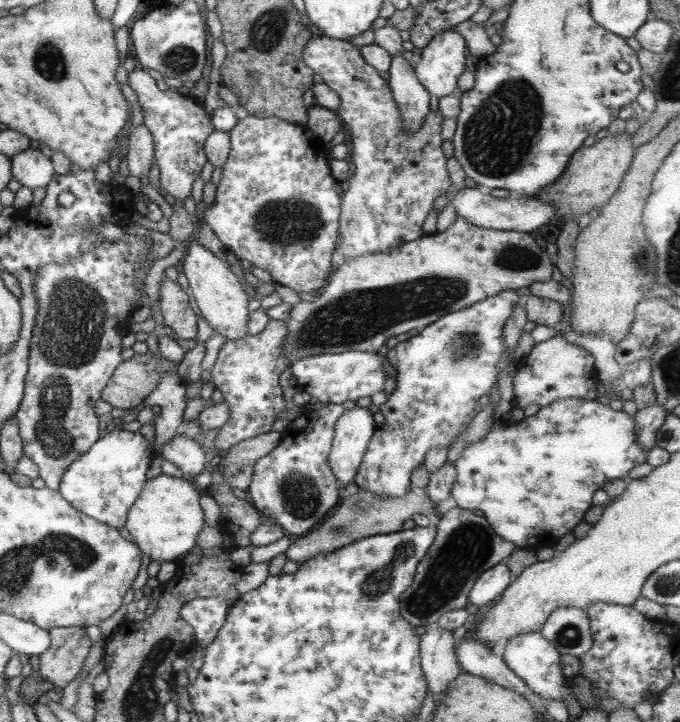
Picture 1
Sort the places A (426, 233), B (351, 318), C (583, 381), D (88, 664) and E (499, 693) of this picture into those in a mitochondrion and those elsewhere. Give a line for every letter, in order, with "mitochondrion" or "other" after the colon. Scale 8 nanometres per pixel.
A: other
B: mitochondrion
C: other
D: other
E: other

